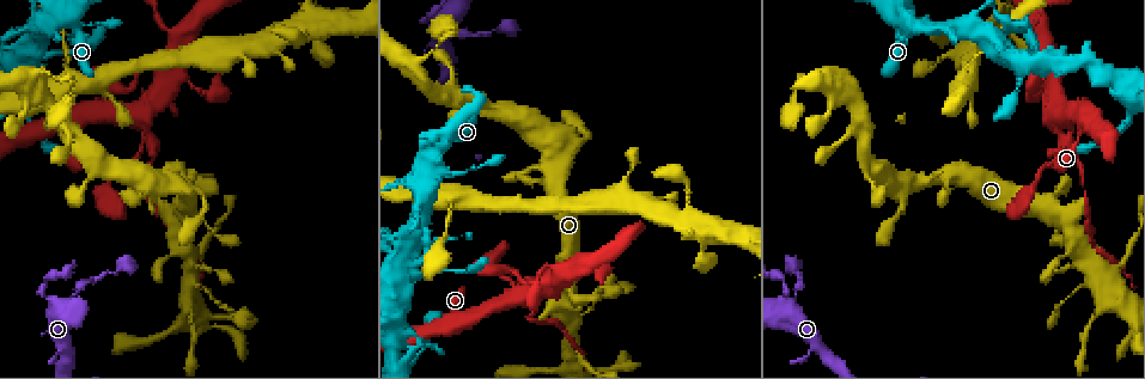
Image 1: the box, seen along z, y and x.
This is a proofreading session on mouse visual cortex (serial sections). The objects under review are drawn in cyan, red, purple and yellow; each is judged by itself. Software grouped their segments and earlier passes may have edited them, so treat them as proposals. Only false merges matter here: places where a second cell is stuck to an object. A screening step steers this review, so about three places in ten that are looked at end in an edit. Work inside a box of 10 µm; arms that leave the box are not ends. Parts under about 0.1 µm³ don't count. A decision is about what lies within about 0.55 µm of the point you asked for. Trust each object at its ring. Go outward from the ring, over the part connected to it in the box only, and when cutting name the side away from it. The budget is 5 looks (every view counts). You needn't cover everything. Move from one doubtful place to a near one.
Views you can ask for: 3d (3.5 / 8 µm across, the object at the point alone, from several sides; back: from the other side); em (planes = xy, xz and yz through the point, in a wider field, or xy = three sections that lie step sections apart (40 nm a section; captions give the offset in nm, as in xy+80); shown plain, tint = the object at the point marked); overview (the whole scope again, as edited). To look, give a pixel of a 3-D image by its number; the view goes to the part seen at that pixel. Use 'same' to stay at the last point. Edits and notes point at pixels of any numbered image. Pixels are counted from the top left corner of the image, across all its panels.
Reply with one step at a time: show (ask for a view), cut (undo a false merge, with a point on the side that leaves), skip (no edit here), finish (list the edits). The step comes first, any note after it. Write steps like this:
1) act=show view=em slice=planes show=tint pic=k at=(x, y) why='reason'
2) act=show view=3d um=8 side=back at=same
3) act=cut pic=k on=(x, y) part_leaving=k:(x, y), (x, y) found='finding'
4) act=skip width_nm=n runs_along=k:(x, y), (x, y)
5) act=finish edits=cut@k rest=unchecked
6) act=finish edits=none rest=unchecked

act=show view=3d um=3.5 pic=1 at=(1093, 317) why='narrows sharply'

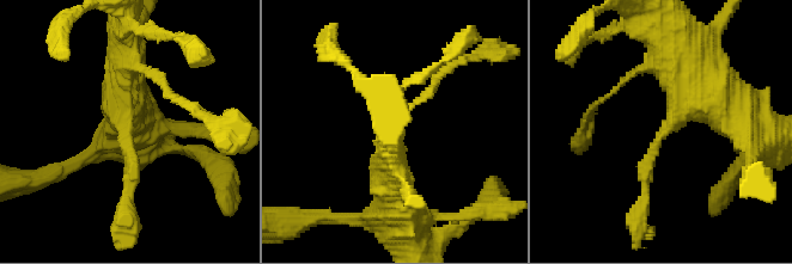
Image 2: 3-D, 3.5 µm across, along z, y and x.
act=show view=em slice=xy step=5 show=tint pic=2 at=(665, 134) arm_widths_nm=200,400

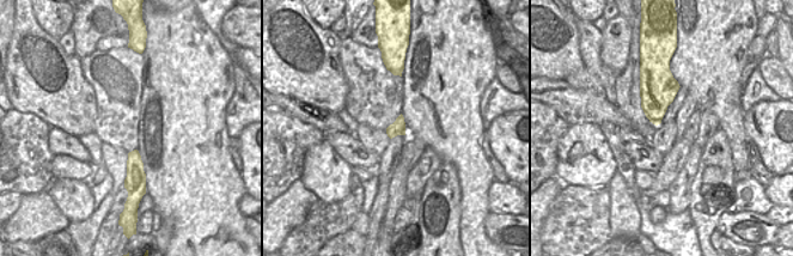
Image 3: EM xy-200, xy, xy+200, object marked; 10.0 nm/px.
act=skip found='continuous, no second cell'

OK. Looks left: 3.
act=show view=3d um=3.5 pic=1 at=(566, 276)

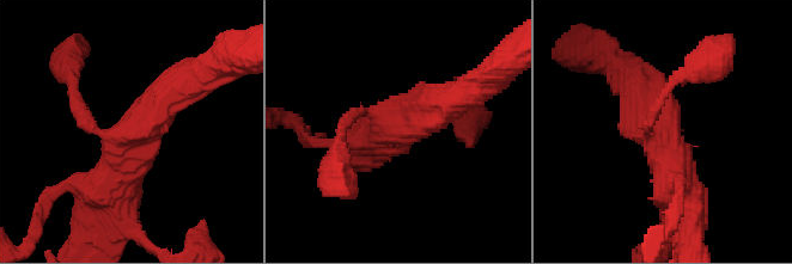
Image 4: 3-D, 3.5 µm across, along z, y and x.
act=show view=em slice=xy step=3 show=tint pic=4 at=(129, 139) arms=3 arm_widths_nm=150,450,600 why='shape alone is not enough'

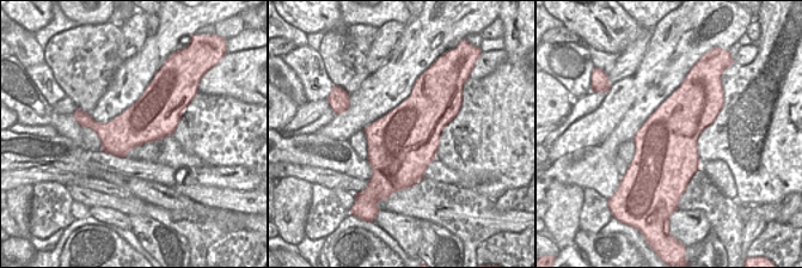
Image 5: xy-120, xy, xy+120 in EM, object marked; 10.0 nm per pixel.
act=skip runs_along=4:(92, 206), (176, 81) found='continuous, no second cell'

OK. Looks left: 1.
act=finish edits=none rest=unchecked

